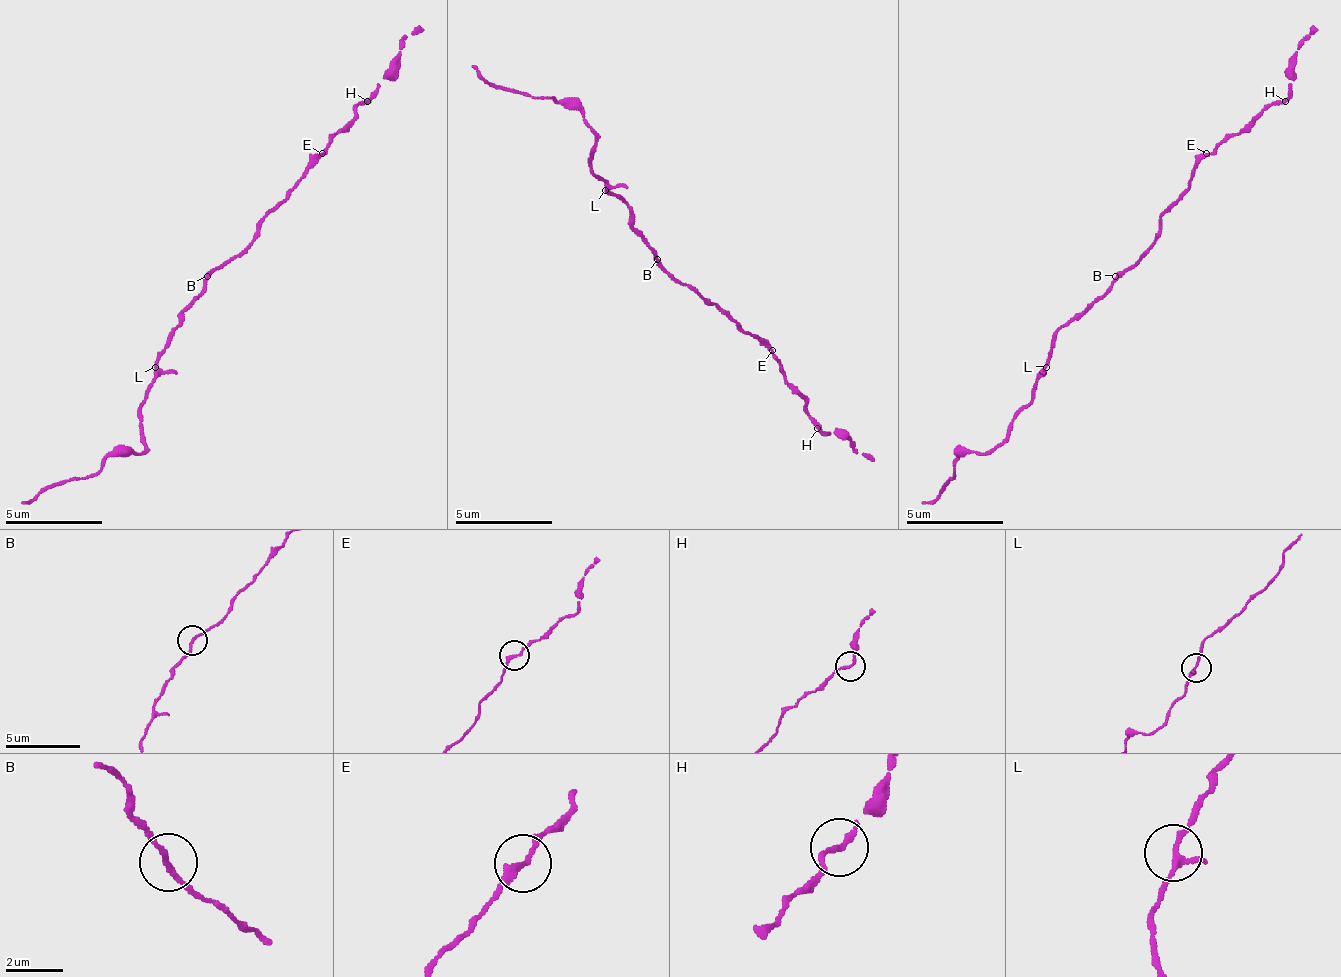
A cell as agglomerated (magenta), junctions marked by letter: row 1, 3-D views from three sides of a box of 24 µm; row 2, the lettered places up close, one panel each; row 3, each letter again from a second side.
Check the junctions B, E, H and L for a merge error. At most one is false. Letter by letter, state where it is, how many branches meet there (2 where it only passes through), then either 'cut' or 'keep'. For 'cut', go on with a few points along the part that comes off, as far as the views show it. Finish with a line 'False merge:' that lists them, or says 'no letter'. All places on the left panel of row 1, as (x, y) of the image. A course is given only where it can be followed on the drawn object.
B: (207, 276) | 2 | keep
E: (322, 153) | 2 | keep
H: (367, 101) | 1 | keep
L: (155, 367) | 2 | keep
False merge: no letter

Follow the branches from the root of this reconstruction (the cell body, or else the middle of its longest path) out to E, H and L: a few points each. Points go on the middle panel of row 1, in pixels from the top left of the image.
E: (657, 259), (706, 302), (715, 302), (745, 331), (759, 336), (774, 351)
H: (657, 259), (706, 302), (715, 302), (774, 356), (783, 380), (803, 399), (803, 409), (817, 428)
L: (657, 259), (648, 239), (633, 225), (633, 210), (618, 196), (604, 191)

